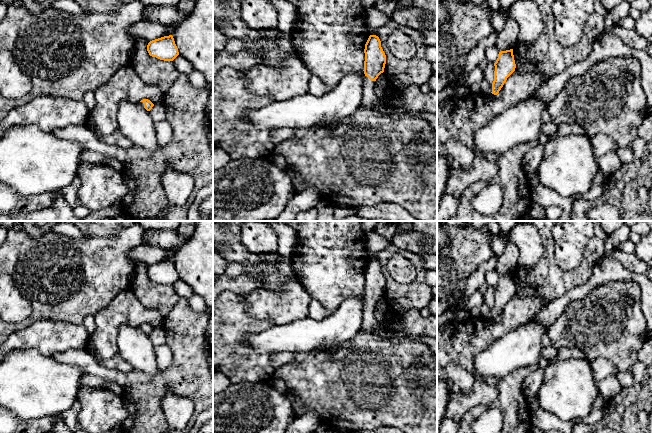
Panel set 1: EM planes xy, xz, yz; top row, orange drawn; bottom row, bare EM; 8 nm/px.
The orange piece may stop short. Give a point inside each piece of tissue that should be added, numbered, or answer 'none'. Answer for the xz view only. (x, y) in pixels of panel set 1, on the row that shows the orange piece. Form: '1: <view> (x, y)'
1: xz (369, 99)

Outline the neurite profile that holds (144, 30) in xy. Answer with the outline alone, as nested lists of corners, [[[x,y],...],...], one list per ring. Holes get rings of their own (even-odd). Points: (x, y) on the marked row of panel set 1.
[[[145,20],[132,25],[129,31],[135,37],[136,42],[140,40],[150,42],[163,37],[168,32],[173,33],[166,24]]]

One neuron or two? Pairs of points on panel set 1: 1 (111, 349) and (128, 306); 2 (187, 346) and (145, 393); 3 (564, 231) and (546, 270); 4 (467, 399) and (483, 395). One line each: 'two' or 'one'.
1: one
2: one
3: two
4: one

